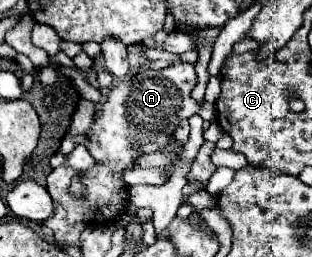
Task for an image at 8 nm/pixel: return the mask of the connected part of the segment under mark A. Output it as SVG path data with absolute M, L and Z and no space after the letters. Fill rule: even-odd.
M175 63L161 71L147 69L143 73L137 73L129 81L119 81L109 91L99 119L95 119L95 123L87 131L89 153L101 163L101 167L85 171L83 183L87 185L87 201L73 199L69 195L69 183L77 173L75 169L61 165L61 167L53 169L47 177L47 191L53 199L57 199L67 209L69 223L85 221L85 219L91 219L93 223L109 223L111 219L119 217L127 207L125 205L127 203L127 185L123 183L123 177L121 177L123 169L131 169L133 161L143 153L161 151L169 143L169 139L181 119L201 113L201 117L205 121L215 121L214 104L204 102L200 106L191 97L191 91L195 85L197 85L195 65L193 63Z

